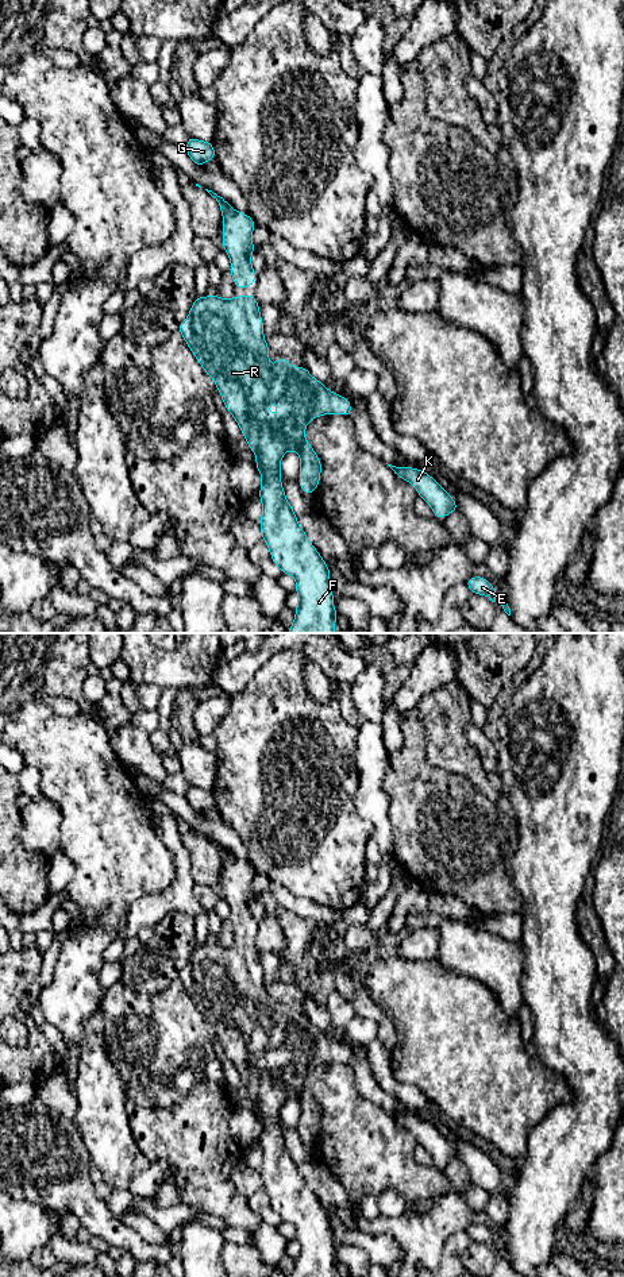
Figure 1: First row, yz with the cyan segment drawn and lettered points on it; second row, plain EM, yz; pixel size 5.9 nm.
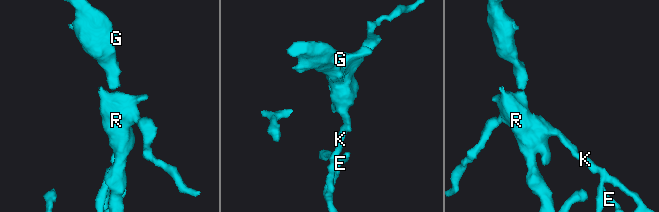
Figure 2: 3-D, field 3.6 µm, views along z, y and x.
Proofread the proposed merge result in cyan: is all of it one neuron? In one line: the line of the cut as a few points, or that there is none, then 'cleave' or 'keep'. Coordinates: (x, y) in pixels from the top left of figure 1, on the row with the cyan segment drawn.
no cut; keep

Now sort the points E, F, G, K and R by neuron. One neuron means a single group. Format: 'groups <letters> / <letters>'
groups E F G K R

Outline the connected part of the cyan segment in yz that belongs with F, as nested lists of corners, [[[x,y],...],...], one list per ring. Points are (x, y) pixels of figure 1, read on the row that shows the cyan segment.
[[[251,294],[230,300],[219,296],[197,297],[178,331],[204,371],[215,381],[227,410],[255,454],[254,464],[262,475],[258,494],[262,502],[262,540],[282,574],[290,574],[296,579],[298,602],[288,633],[336,633],[338,613],[334,607],[330,567],[298,525],[285,497],[280,463],[286,451],[296,451],[301,460],[300,487],[303,493],[312,494],[320,483],[321,462],[304,436],[307,424],[323,414],[350,417],[351,404],[343,396],[330,391],[305,366],[296,369],[282,355],[277,355],[274,369],[270,366],[270,348],[263,337],[259,308]]]

